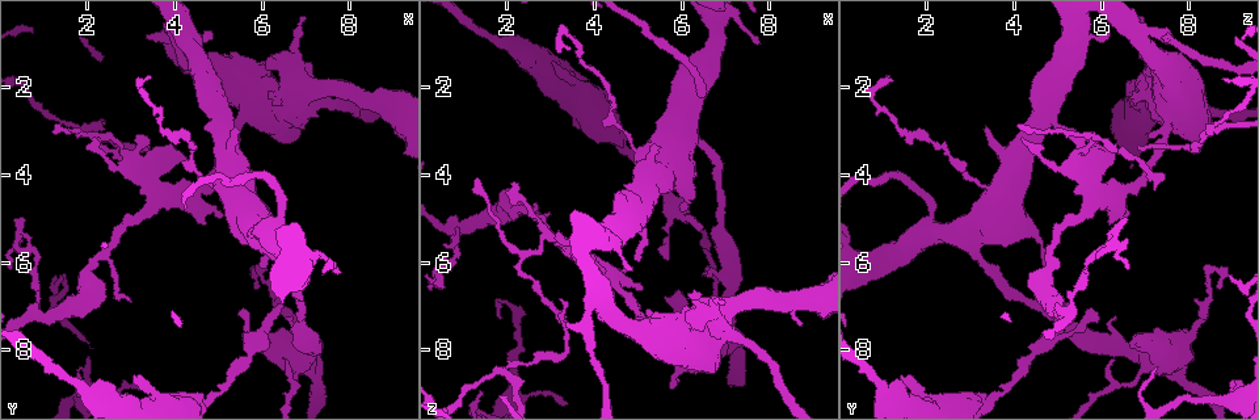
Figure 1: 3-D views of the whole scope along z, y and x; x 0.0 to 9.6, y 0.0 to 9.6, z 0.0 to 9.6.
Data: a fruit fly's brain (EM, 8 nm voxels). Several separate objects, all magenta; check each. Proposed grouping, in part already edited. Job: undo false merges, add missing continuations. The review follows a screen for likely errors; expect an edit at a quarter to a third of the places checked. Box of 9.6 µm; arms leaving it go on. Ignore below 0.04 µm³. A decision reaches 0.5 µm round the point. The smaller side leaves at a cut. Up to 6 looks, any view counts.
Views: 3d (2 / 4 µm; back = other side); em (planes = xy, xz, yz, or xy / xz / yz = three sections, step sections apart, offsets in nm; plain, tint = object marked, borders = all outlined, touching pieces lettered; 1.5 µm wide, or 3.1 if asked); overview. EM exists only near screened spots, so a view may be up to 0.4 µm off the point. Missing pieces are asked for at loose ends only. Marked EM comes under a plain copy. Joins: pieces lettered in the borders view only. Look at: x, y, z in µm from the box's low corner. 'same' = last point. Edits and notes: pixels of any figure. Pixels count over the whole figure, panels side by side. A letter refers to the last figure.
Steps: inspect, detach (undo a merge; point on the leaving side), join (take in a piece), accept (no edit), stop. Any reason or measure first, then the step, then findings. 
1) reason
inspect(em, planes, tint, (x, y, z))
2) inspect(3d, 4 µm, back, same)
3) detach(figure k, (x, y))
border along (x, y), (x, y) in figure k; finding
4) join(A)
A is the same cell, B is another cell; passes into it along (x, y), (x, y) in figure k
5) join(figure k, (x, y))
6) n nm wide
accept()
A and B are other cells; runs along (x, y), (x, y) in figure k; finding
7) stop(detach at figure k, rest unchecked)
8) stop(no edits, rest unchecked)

free end
inspect(3d, 2 µm, (3.25, 3.40, 6.80))

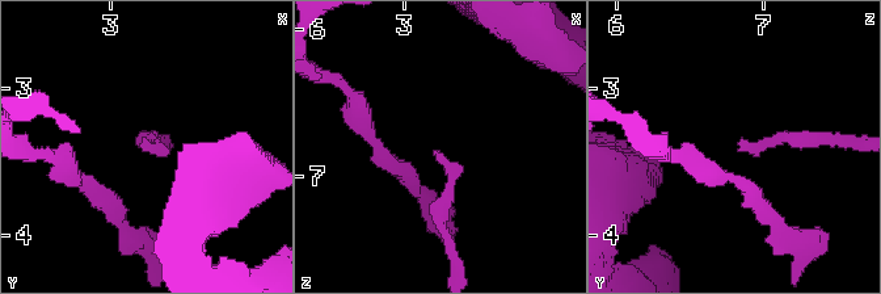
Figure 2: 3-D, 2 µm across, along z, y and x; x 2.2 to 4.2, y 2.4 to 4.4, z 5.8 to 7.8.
shape alone is not enough
inspect(em, xy, step 8, tint, (3.18, 3.40, 6.84))

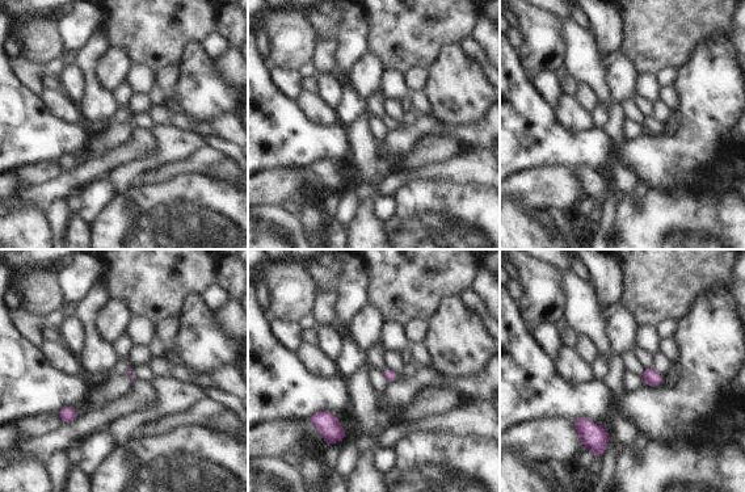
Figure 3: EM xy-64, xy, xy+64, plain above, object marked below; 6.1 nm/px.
inspect(em, planes, borders, same)

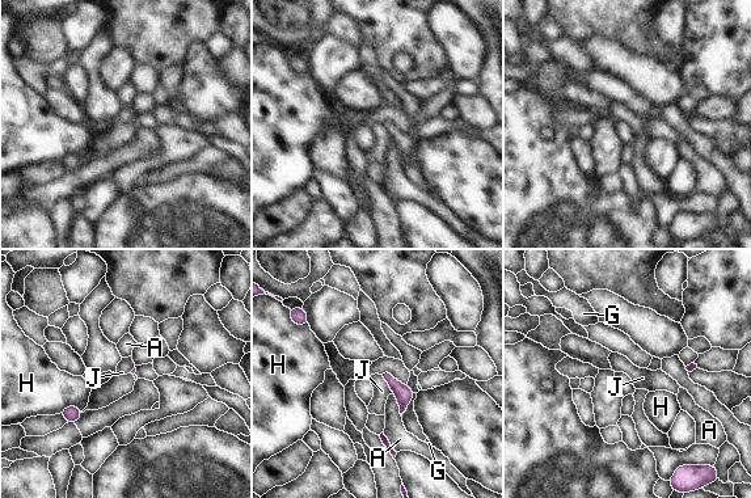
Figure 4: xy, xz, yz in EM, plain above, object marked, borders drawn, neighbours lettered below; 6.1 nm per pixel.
A touches over 150 nm
accept()
A, G, H and J are other cells; border along (382, 375), (392, 392) in figure 4; no lettered piece goes on from it

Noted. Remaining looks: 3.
an open end
inspect(em, planes, borders, (5.35, 2.95, 3.25))

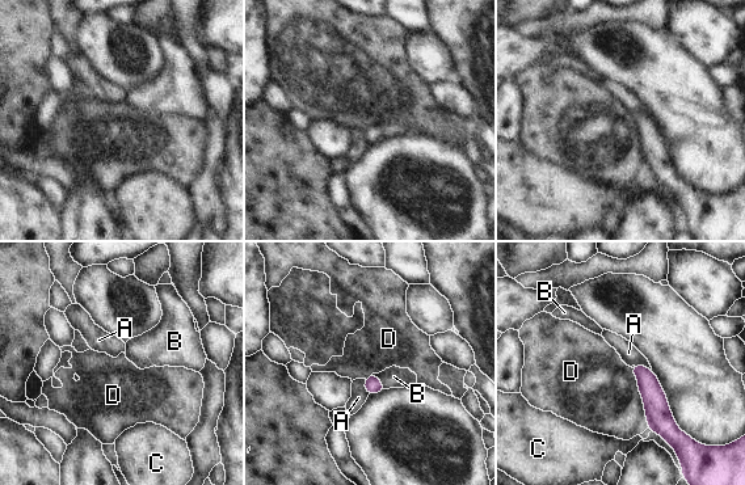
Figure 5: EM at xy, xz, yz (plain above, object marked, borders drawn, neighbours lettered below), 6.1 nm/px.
join(B)
B is the same cell, A, C and D are other cells; passes into it along (373, 386), (379, 380), (394, 376) in figure 5; the neuron continues

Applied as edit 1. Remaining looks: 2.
free end
inspect(em, yz, step 4, borders, (5.80, 6.65, 8.70))

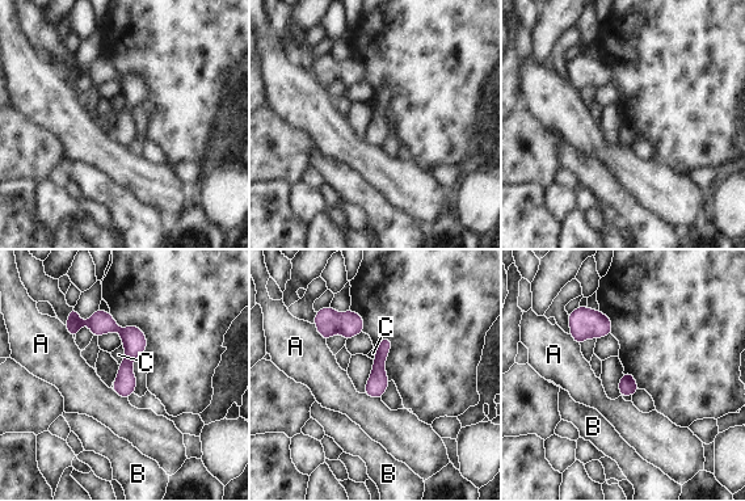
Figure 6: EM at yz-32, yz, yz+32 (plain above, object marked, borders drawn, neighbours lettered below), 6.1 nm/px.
inspect(em, planes, borders, same)

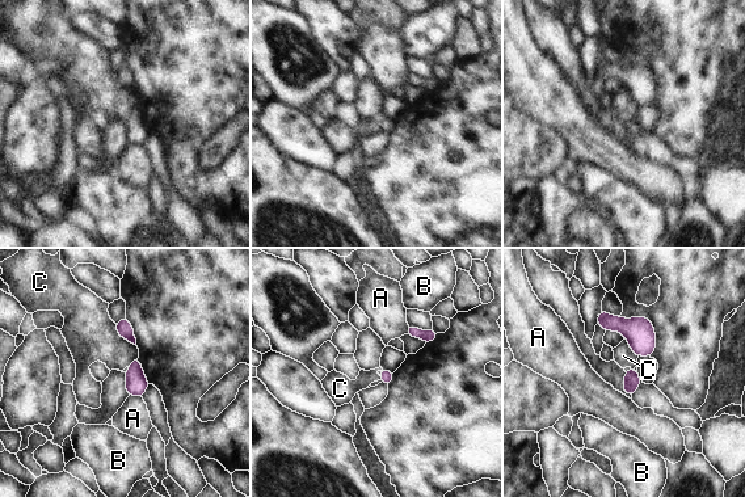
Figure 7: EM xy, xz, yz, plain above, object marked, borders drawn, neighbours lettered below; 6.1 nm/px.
100 nm wide
accept()
A, B and C are other cells; border along (129, 395), (140, 397) in figure 7; no lettered piece goes on from it

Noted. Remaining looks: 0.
stop(join at figure 5, rest unchecked)

